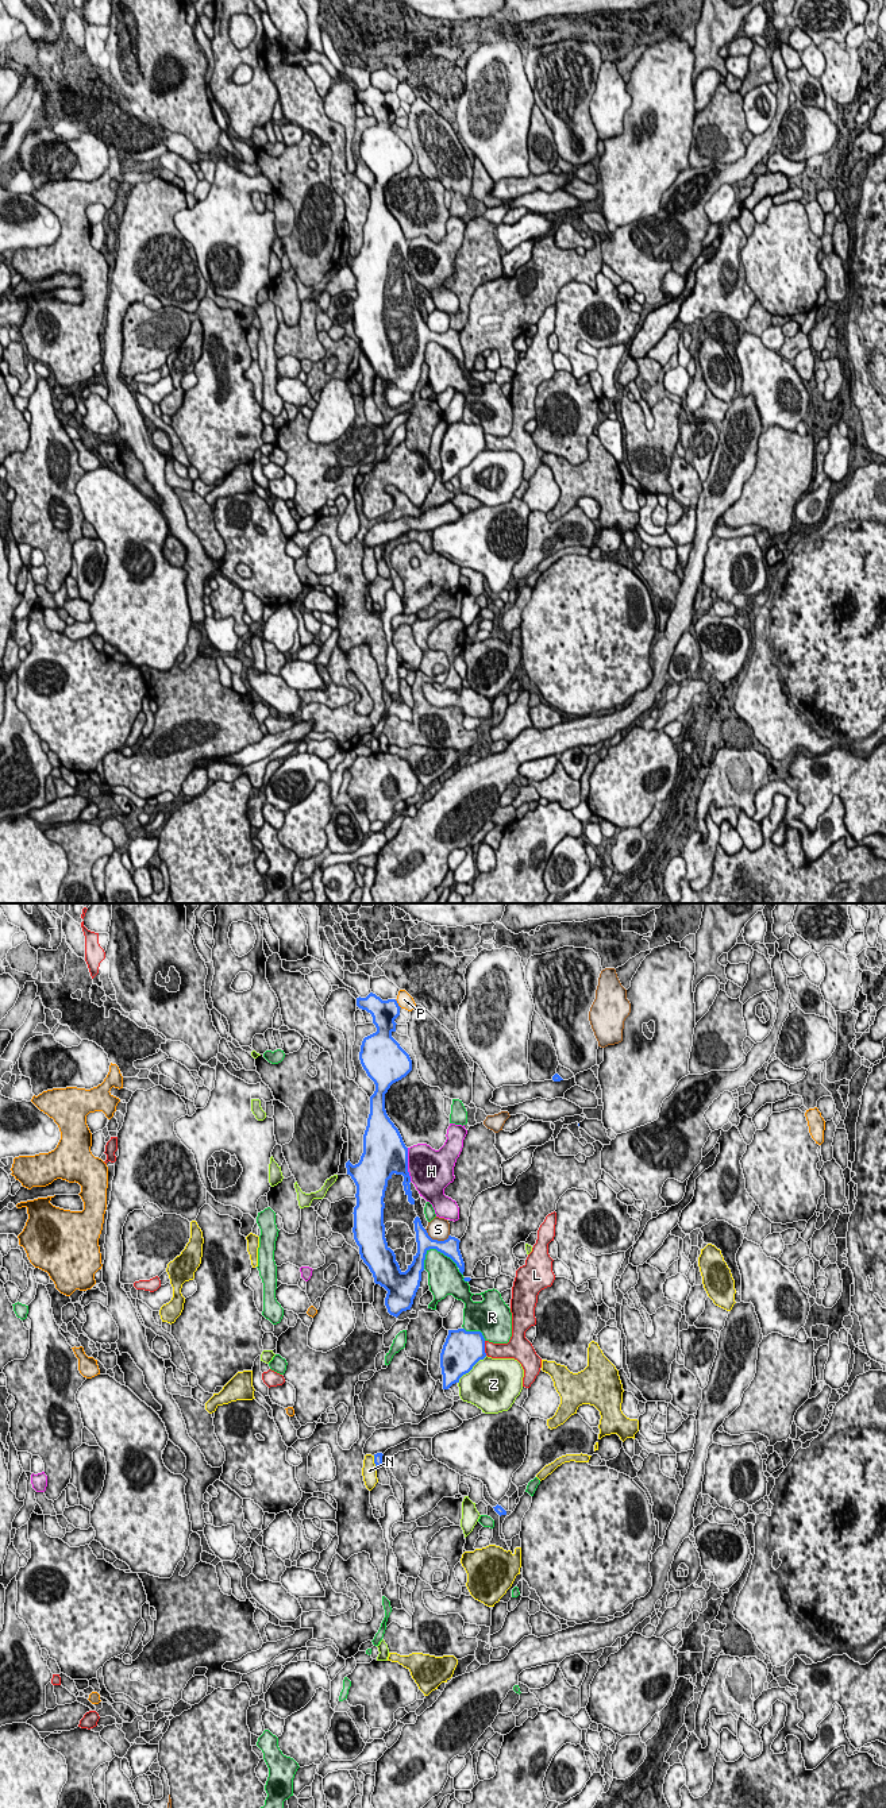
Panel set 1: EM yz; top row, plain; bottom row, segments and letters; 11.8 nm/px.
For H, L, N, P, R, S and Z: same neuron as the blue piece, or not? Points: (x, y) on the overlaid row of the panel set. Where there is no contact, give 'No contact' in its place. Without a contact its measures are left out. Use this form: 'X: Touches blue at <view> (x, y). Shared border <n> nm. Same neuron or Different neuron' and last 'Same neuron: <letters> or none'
H: Touches blue at yz (407, 1164). Shared border 400 nm. Different neuron
L: Touches blue at yz (484, 1348). Shared border 180 nm. Different neuron
N: Touches blue at yz (374, 1463). Shared border 170 nm. Different neuron
P: Touches blue at yz (397, 1003). Shared border 140 nm. Different neuron
R: Touches blue at yz (442, 1252). Shared border 440 nm. Different neuron
S: Touches blue at yz (436, 1240). Shared border 320 nm. Different neuron
Z: Touches blue at yz (470, 1369). Shared border 480 nm. Different neuron
Same neuron: none

